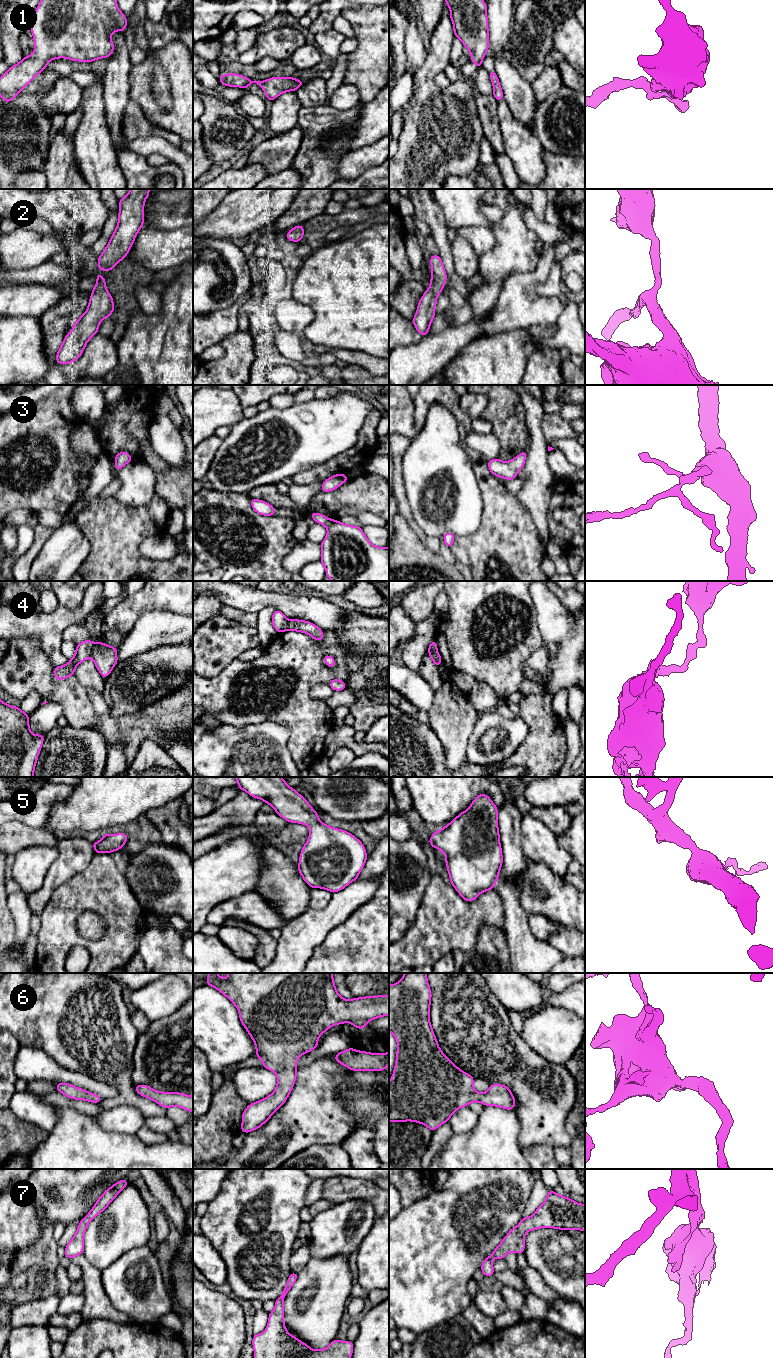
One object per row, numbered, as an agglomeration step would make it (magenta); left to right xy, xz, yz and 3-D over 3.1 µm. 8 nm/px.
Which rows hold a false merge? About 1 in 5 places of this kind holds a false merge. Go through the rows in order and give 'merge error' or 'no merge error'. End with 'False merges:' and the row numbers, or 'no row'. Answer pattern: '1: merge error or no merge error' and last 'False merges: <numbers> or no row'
1: no merge error
2: no merge error
3: no merge error
4: merge error
5: no merge error
6: no merge error
7: no merge error
False merges: 4

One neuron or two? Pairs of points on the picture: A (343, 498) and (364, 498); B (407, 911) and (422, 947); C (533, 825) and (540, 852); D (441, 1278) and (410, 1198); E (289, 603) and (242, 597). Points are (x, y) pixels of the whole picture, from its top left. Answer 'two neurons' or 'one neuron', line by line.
A: one neuron
B: two neurons
C: one neuron
D: two neurons
E: one neuron

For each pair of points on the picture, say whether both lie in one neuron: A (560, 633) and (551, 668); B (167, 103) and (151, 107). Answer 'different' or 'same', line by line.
A: same
B: different

